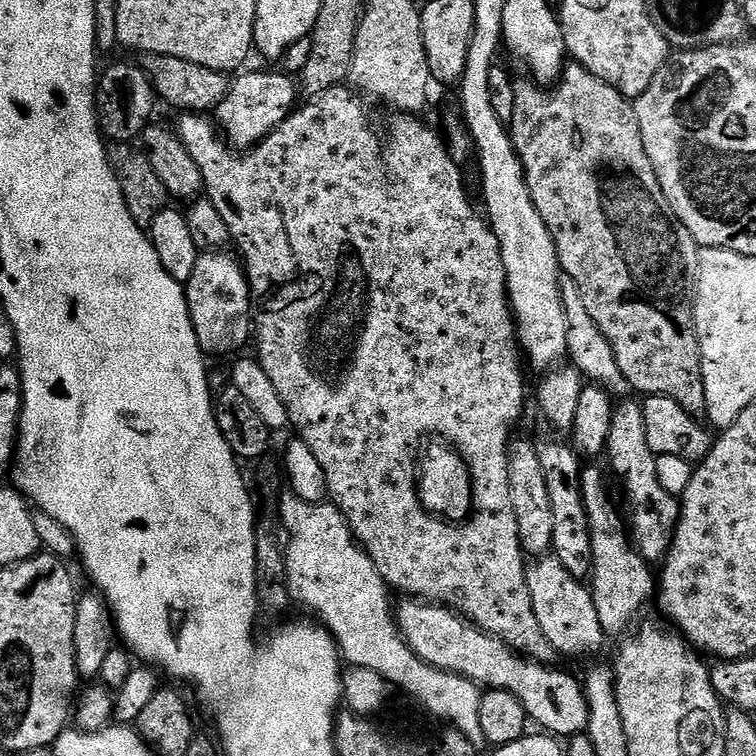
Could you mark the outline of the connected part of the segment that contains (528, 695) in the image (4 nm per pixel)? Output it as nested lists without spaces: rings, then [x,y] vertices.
[[[404,598],[401,601],[394,612],[396,626],[404,636],[404,641],[414,650],[414,654],[418,654],[418,658],[422,658],[430,666],[440,668],[444,672],[464,676],[481,689],[497,688],[514,694],[514,698],[518,698],[518,702],[526,710],[529,721],[535,727],[536,724],[540,727],[537,729],[543,730],[553,737],[571,738],[587,729],[588,703],[579,679],[575,680],[574,677],[567,676],[566,673],[559,672],[556,668],[548,668],[552,666],[545,666],[543,663],[529,660],[523,655],[513,652],[497,636],[491,636],[489,632],[482,631],[481,628],[461,616],[459,612],[454,612],[447,606],[425,602],[419,598]]]

